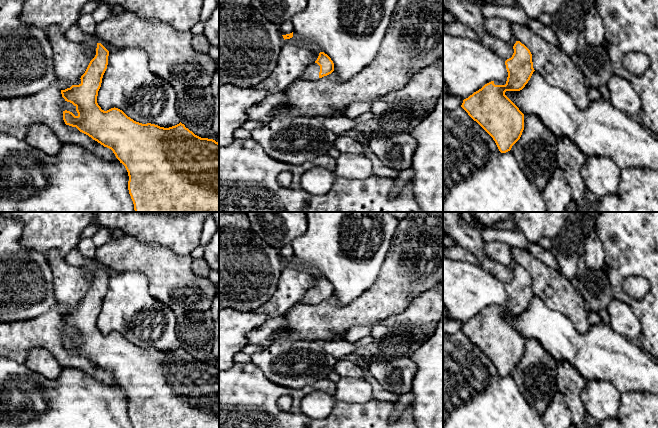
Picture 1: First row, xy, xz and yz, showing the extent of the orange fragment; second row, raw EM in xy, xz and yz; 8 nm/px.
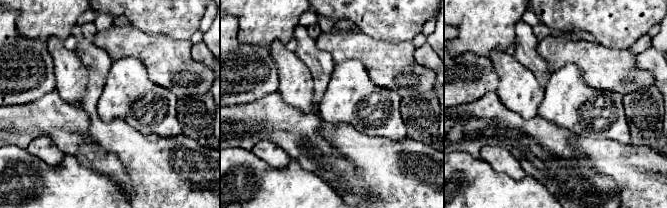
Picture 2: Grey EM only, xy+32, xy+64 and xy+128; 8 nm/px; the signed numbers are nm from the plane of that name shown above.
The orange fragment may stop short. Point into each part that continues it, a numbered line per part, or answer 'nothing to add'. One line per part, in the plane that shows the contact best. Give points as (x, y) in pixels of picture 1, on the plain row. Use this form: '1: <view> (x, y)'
1: xz (312, 295)

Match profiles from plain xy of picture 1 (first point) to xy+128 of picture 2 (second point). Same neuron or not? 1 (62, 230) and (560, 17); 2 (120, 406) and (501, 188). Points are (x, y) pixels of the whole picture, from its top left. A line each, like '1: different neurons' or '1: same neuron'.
1: different neurons
2: same neuron

